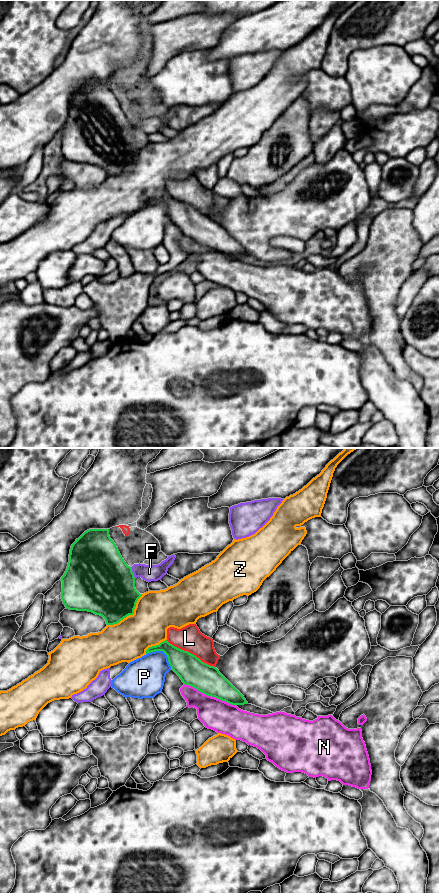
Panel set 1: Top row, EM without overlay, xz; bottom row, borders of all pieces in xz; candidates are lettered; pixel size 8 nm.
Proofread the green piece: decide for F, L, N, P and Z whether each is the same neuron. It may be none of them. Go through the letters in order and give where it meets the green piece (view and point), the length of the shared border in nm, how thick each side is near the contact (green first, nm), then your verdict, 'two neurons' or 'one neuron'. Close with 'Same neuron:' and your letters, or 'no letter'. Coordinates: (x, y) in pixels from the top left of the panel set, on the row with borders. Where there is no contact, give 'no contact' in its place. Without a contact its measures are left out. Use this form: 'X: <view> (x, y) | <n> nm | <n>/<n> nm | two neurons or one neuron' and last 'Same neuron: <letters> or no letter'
F: xz (132, 573) | 100 nm | 480/130 nm | two neurons
L: xz (190, 653) | 460 nm | 220/200 nm | one neuron
N: xz (210, 695) | 460 nm | 220/260 nm | two neurons
P: xz (163, 651) | 240 nm | 220/320 nm | two neurons
Z: xz (129, 614) | 380 nm | 420/340 nm | two neurons
Same neuron: L

